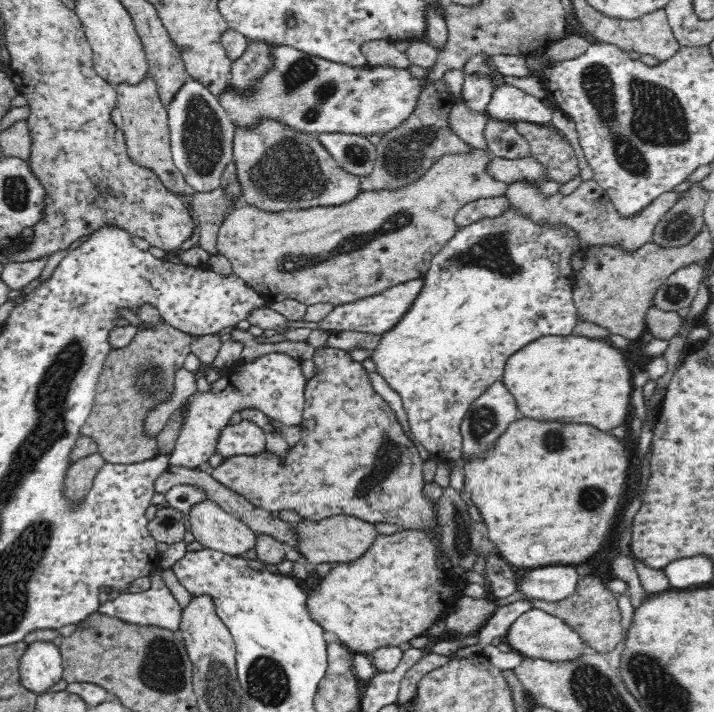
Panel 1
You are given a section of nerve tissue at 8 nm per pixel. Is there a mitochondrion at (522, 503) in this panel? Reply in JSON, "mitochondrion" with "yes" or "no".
{"mitochondrion":"no"}

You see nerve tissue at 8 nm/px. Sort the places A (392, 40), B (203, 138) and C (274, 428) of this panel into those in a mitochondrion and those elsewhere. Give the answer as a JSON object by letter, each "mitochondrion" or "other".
{"A":"other","B":"mitochondrion","C":"other"}

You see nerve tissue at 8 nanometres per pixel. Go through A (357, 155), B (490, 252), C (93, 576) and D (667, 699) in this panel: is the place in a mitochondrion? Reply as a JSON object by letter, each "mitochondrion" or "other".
{"A":"mitochondrion","B":"mitochondrion","C":"other","D":"mitochondrion"}

